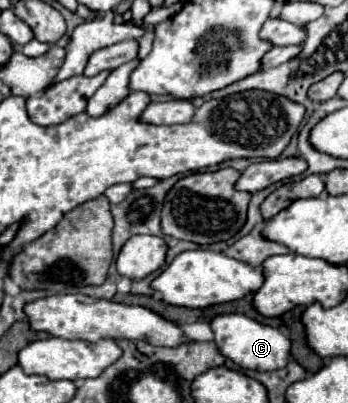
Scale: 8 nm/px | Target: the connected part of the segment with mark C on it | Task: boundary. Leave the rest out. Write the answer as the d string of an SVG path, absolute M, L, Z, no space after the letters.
M221 314L211 320L211 328L215 332L215 344L217 348L231 358L237 366L247 370L281 370L281 366L287 366L291 358L291 340L273 326L265 326L245 314Z

